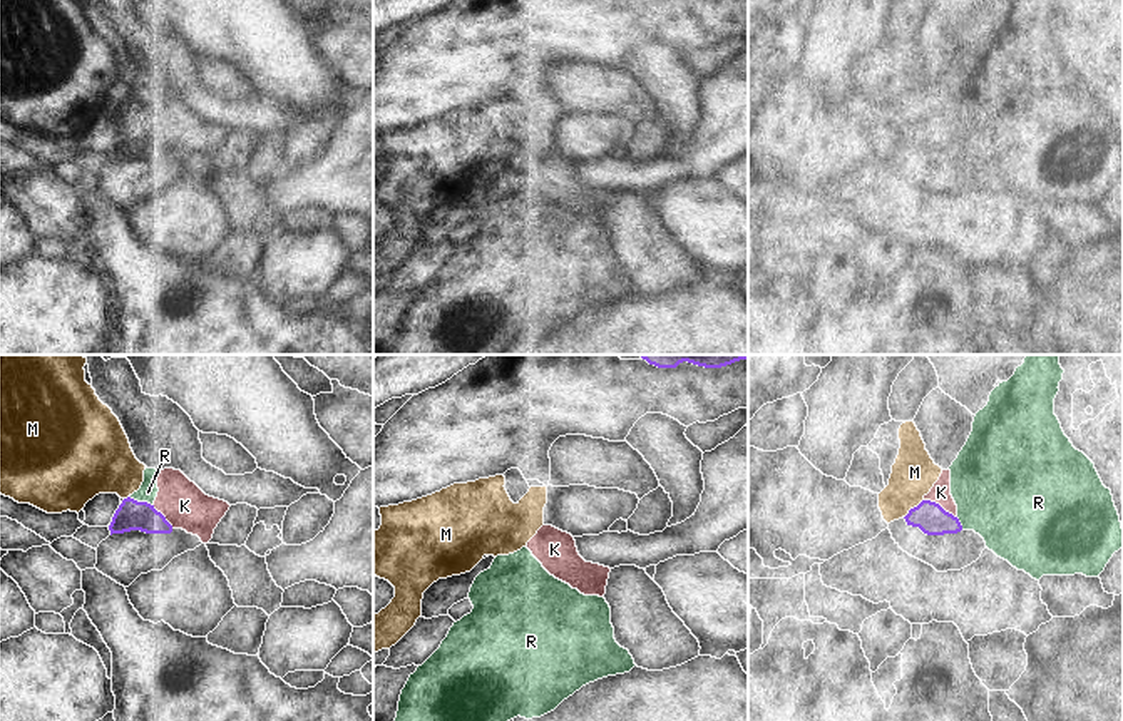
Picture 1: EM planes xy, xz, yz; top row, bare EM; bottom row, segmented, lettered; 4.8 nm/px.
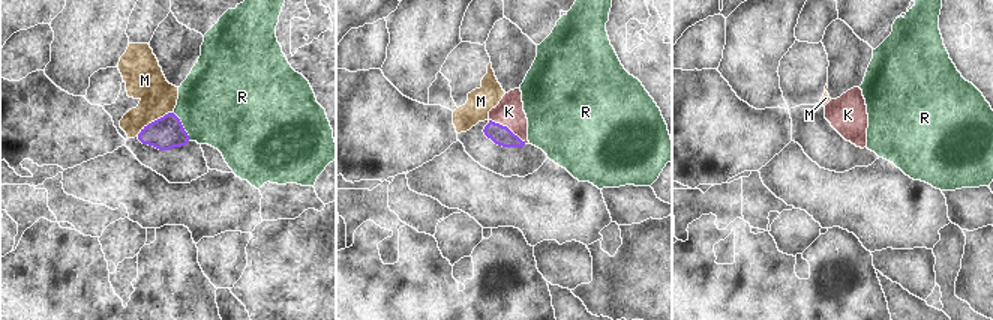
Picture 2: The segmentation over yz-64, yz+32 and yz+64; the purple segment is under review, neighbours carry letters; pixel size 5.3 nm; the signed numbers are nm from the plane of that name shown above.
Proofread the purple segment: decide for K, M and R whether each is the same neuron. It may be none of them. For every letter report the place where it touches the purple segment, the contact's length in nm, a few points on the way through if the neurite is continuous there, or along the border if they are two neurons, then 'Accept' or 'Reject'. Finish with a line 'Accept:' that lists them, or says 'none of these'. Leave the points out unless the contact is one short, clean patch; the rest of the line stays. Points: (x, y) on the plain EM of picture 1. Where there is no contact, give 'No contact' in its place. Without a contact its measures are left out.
K: Touches purple at yz (939, 131). Shared border 180 nm. Accept
M: Touches purple at yz (914, 132). Shared border 130 nm. Reject
R: Touches purple at xy (141, 127). Shared border 120 nm. Reject
Accept: K.

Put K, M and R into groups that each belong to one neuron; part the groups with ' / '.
K / M / R

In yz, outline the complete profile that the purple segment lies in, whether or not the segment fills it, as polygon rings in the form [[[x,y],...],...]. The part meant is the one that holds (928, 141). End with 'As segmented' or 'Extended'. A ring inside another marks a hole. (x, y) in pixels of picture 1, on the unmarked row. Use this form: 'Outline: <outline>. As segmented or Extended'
Outline: [[[942,95],[931,117],[904,144],[907,151],[919,152],[927,161],[957,159],[962,156],[957,144],[957,130],[951,120],[951,95]]]. Extended.

